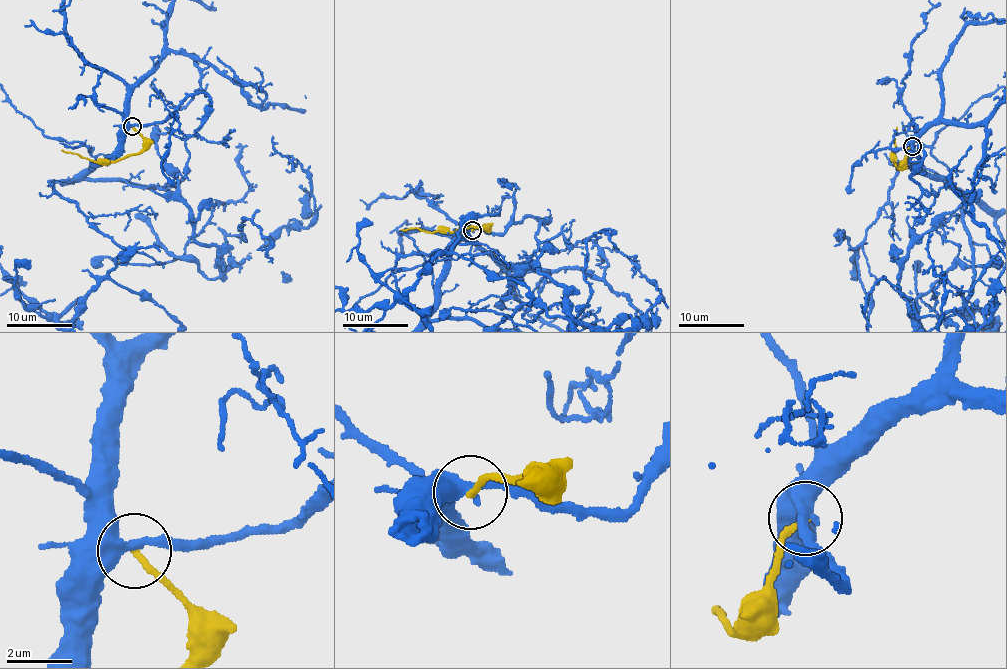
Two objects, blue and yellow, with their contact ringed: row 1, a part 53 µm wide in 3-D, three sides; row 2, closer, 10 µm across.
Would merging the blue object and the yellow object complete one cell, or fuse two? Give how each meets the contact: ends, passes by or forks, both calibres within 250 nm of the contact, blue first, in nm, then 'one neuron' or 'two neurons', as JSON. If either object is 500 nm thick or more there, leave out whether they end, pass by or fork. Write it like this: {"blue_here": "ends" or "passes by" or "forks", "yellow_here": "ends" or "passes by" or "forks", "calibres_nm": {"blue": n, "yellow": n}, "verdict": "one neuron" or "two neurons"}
{"blue_here": "passes by", "yellow_here": "ends", "calibres_nm": {"blue": 400, "yellow": 190}, "verdict": "two neurons"}

